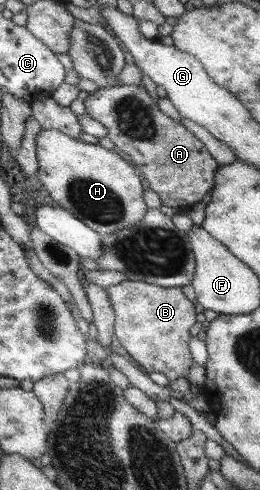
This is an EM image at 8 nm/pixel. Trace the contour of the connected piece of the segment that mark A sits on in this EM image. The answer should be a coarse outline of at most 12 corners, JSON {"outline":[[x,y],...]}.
{"outline":[[145,87],[97,89],[87,114],[185,212],[216,188],[217,160]]}

